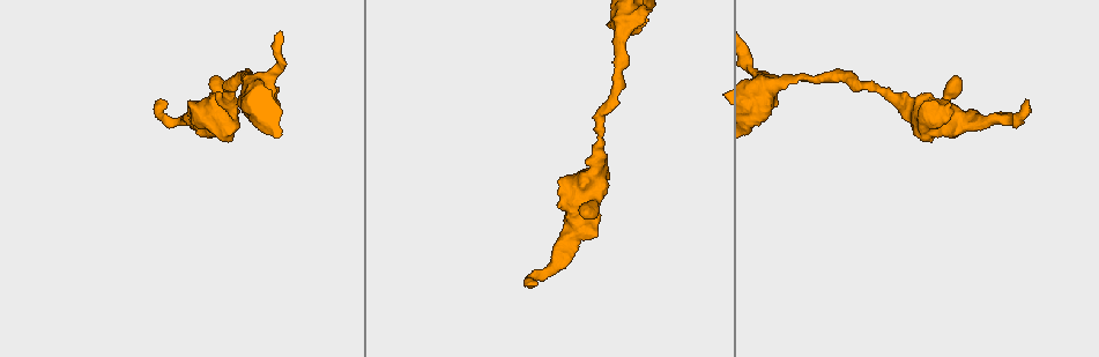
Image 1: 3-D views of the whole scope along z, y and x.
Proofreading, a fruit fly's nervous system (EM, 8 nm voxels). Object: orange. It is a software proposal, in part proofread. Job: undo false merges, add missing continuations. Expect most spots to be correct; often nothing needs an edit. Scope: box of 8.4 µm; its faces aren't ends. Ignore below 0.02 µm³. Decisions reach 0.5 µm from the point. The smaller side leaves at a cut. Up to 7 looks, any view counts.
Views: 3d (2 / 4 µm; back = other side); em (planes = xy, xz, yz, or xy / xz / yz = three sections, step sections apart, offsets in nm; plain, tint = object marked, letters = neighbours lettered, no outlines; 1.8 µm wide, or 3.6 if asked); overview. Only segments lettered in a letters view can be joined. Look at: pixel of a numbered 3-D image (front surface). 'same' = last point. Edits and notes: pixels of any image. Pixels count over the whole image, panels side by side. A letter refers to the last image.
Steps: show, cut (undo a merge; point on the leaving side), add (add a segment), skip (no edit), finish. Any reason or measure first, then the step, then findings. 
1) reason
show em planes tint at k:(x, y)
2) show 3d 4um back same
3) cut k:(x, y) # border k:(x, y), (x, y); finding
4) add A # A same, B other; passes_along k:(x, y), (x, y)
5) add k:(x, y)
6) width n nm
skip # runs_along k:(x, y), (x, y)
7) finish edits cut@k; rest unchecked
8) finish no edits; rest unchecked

free end
show em planes letters at 1:(1025, 101)

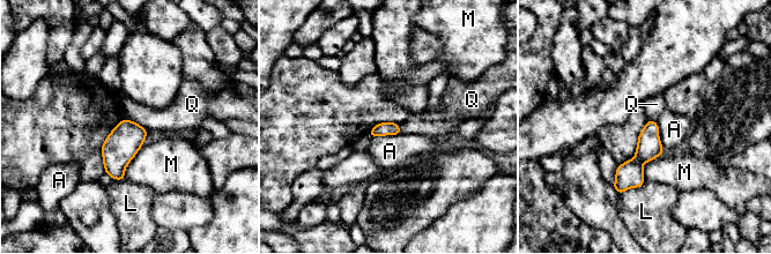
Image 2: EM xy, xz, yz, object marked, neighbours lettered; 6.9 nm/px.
skip # A other, L other, M other, Q other; border 2:(126, 118), (138, 122), (147, 131); none of them fits

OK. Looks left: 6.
stops while still wide
show em planes letters at 1:(954, 78)

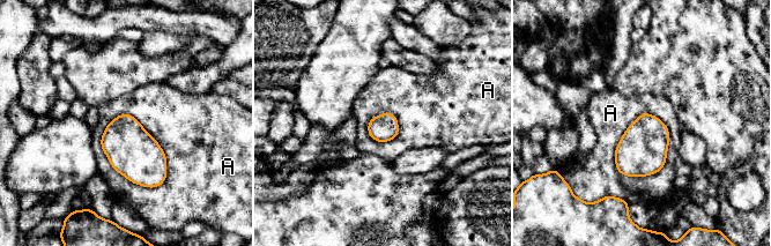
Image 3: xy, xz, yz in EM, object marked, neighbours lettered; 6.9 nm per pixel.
skip # A other; border 3:(120, 113), (163, 151), (160, 186); none of them fits

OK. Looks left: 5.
show em xy step 4 tint at 1:(599, 138)

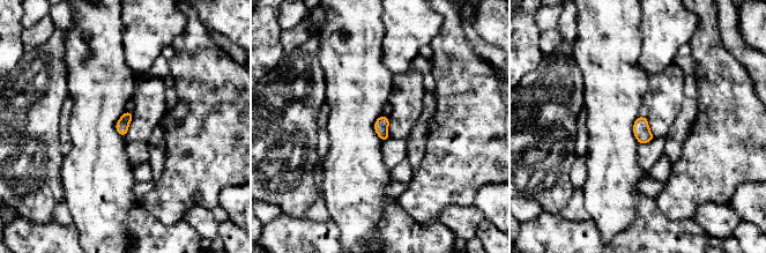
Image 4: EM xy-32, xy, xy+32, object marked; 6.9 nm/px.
show em planes letters same

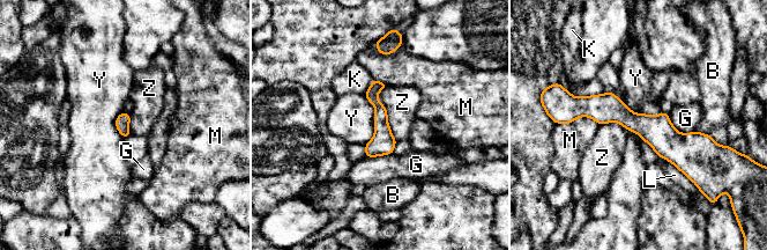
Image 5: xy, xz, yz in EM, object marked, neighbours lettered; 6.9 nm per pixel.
skip # B other, G other, K other, L other, M other, Y other, Z other; continuous, no second neuron

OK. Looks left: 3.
finish no edits; rest unchecked

